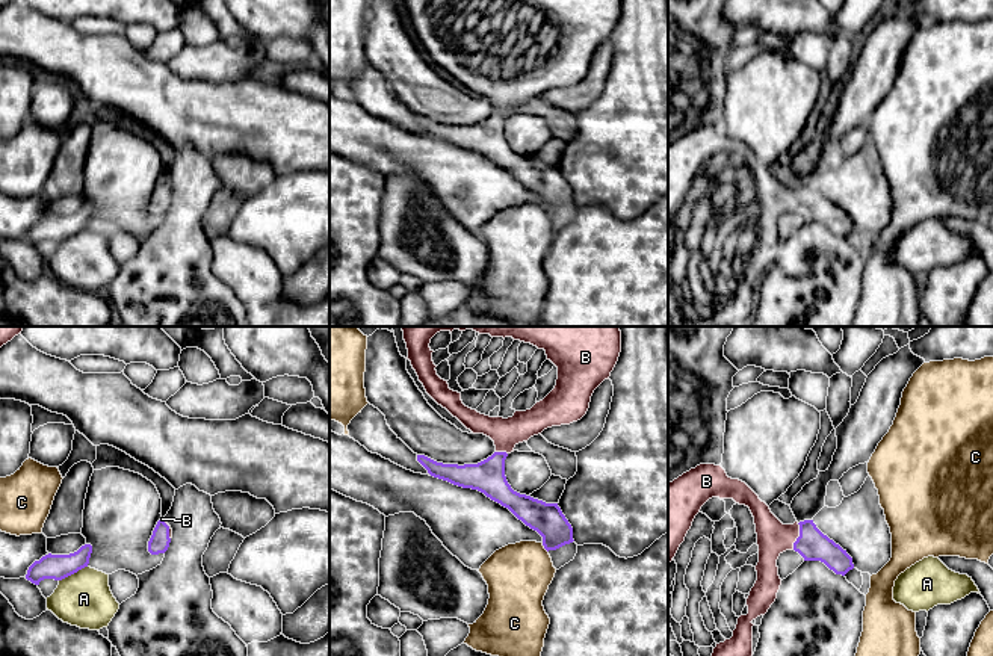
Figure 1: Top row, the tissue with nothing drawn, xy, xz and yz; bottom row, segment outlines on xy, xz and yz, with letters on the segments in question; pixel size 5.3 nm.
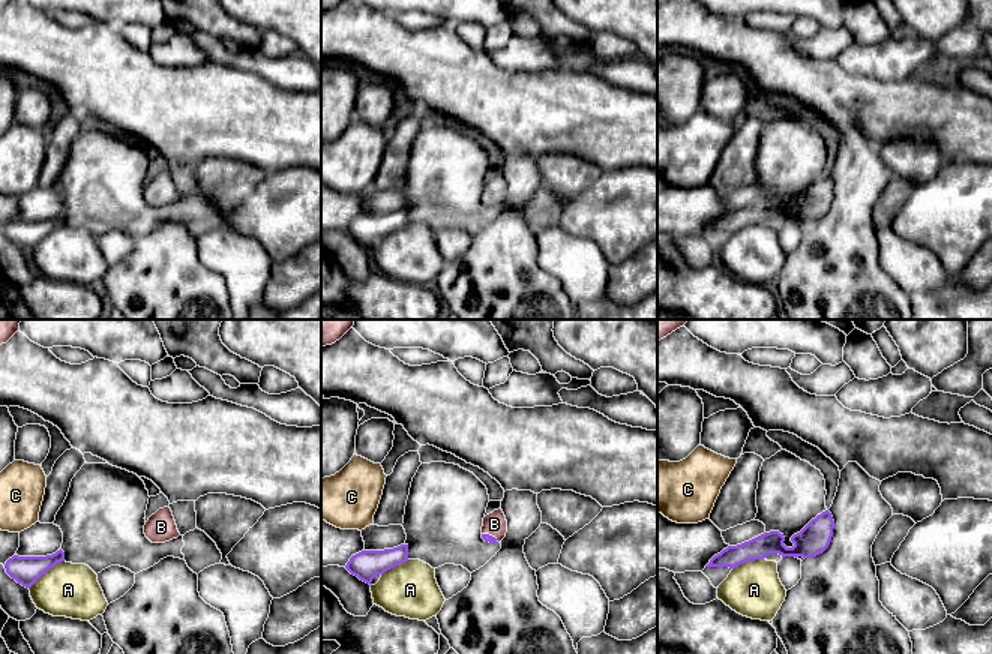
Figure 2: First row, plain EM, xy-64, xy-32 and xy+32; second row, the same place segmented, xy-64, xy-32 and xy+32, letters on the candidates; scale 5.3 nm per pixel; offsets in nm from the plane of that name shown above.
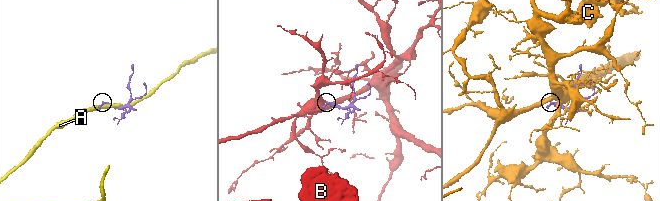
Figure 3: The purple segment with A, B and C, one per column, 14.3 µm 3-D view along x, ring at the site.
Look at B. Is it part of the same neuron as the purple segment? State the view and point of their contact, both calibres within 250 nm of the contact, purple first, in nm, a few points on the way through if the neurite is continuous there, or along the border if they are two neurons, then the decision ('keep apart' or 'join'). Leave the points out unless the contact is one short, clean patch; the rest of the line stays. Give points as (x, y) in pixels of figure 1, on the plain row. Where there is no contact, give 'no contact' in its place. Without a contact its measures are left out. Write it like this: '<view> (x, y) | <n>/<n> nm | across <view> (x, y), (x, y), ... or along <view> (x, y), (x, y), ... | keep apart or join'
yz (798, 198) | 170/180 nm | across yz (812, 206), (798, 198), (773, 198) | join

